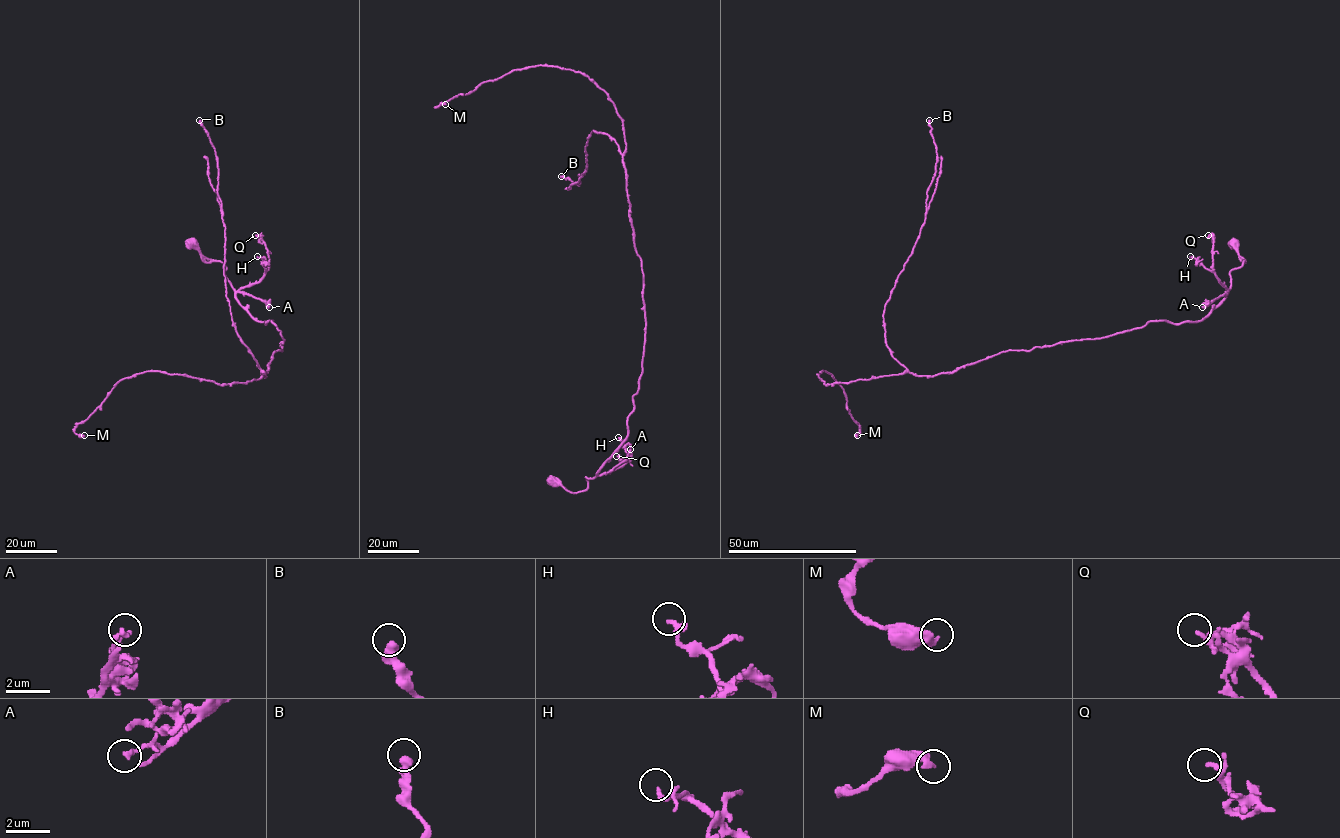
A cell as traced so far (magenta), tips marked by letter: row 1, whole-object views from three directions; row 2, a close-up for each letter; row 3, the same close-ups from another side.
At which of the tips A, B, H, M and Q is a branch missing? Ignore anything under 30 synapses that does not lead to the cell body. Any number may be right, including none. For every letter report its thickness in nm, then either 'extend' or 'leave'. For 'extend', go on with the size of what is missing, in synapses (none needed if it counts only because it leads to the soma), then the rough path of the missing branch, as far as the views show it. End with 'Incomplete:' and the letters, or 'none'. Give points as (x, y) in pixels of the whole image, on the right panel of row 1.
A: 200 nm | leave
B: 400 nm | leave
H: 200 nm | leave
M: 380 nm | leave
Q: 160 nm | leave
Incomplete: none

